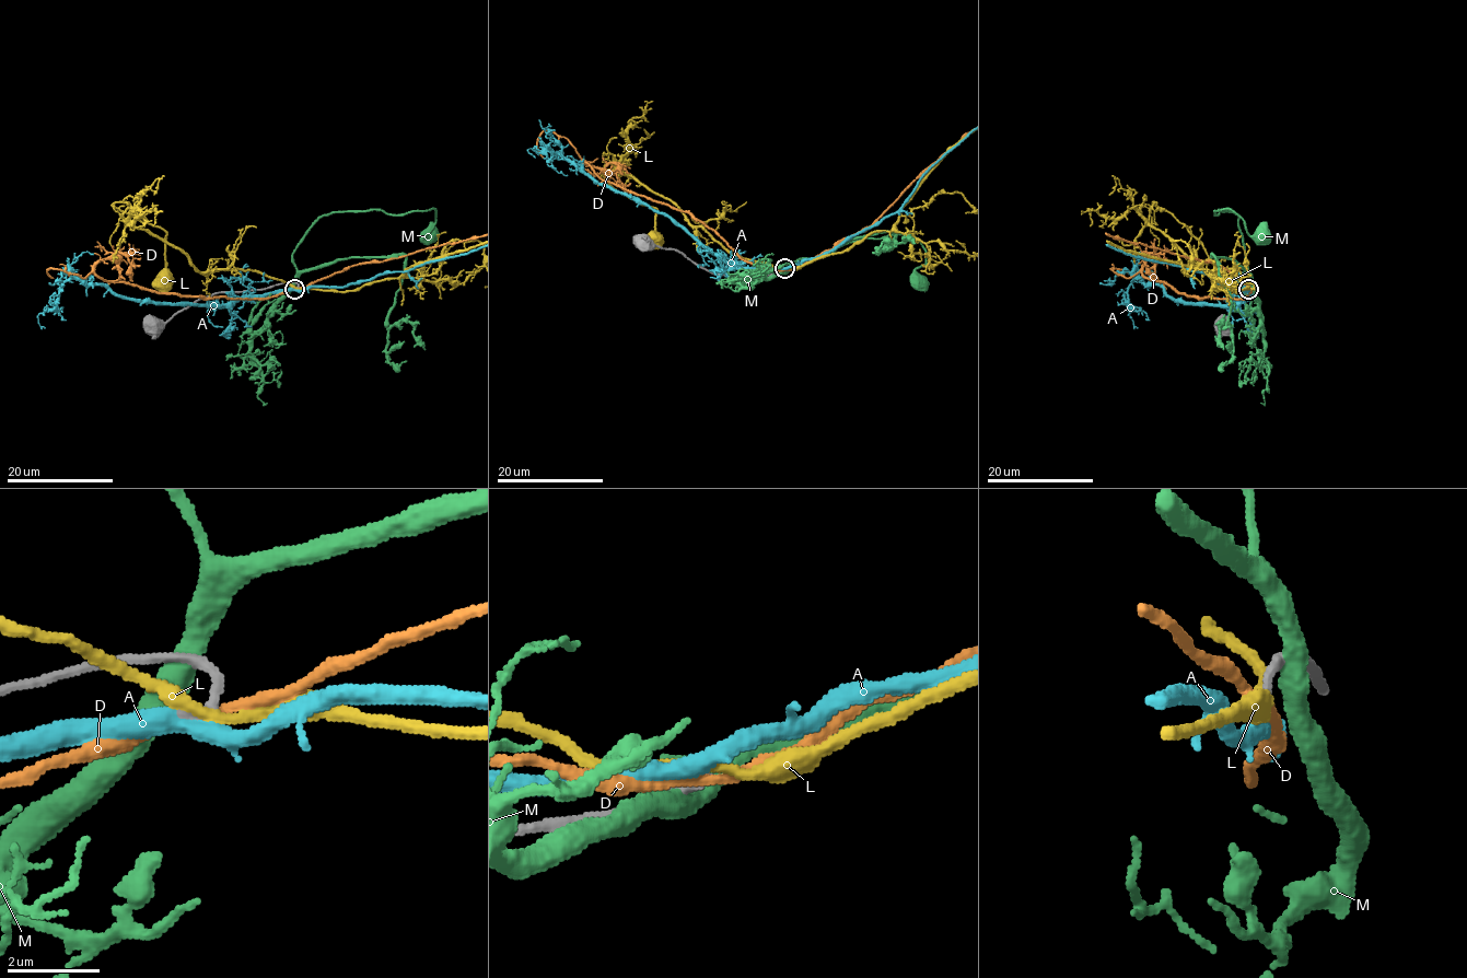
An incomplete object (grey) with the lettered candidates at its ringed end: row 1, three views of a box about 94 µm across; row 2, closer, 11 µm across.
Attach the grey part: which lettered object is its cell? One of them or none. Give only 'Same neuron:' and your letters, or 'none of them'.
Same neuron: A

